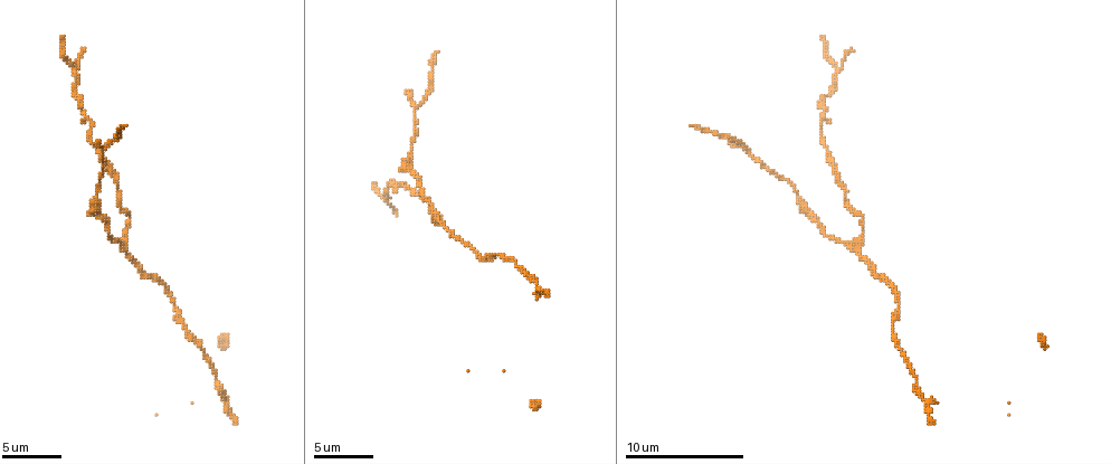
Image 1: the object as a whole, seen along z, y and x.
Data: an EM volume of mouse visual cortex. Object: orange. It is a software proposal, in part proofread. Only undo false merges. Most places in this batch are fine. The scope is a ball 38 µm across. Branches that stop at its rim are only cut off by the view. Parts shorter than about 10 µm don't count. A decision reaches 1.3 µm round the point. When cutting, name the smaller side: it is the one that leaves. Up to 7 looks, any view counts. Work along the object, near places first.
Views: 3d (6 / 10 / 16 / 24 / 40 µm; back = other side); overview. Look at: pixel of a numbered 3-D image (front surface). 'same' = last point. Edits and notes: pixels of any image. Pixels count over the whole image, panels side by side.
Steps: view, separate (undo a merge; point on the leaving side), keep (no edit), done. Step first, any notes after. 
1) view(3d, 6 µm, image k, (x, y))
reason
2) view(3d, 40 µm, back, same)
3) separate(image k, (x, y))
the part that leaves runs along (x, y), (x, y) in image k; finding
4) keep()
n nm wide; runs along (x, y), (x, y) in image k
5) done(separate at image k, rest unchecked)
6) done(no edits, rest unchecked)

view(3d, 10 µm, image 1, (852, 244))
three-way junction

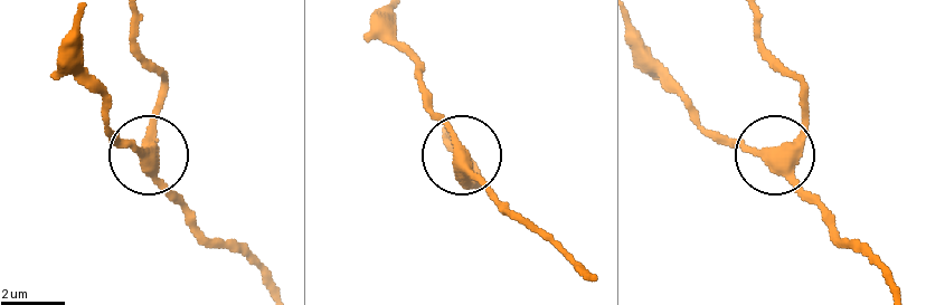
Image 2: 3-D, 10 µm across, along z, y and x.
keep()
350 nm wide; runs along (570, 254), (534, 232), (478, 177), (424, 99) in image 2; continuous, no second neuron

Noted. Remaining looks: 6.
view(3d, 10 µm, image 1, (184, 329))
a narrow waist

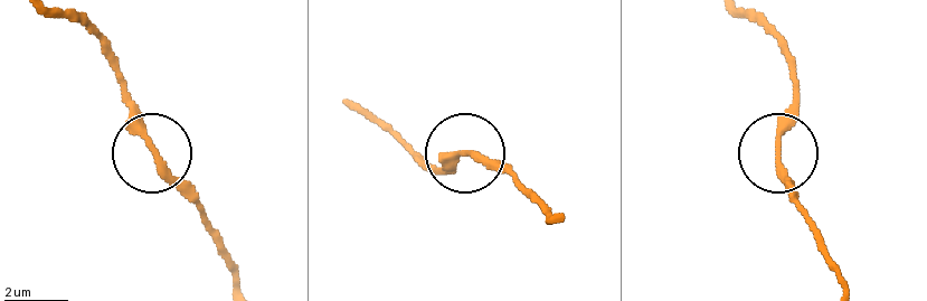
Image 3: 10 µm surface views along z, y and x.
keep()
250 nm wide; runs along (102, 41), (134, 128), (201, 205) in image 3; continuous, no second neuron

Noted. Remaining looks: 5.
view(3d, 10 µm, image 1, (797, 193))
calibre changes

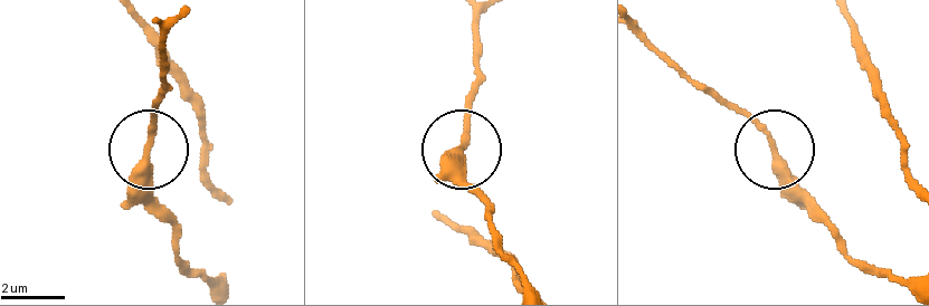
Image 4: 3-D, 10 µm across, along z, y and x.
keep()
runs along (903, 287), (850, 255), (767, 135), (721, 97) in image 4; all the same neuron

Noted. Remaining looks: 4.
done(no edits, rest unchecked)

